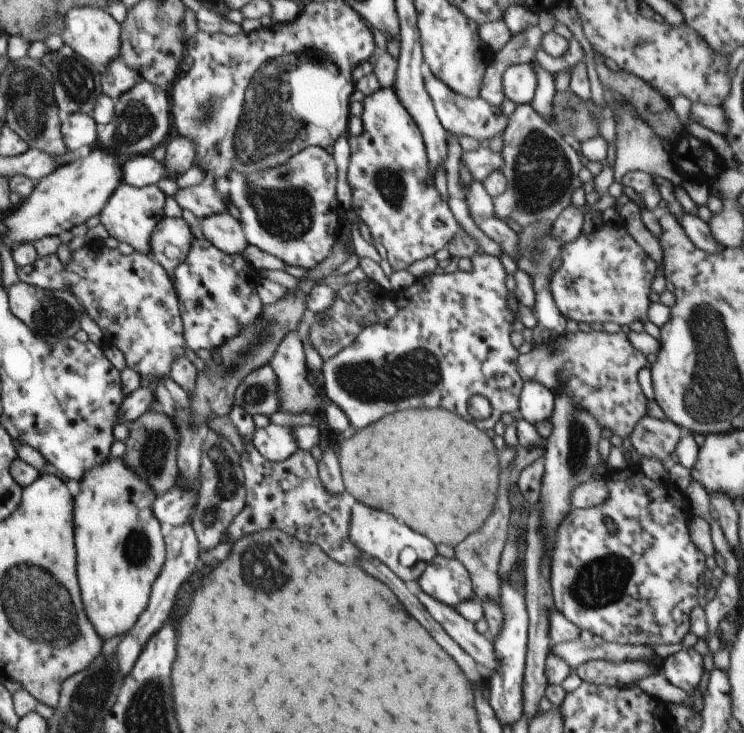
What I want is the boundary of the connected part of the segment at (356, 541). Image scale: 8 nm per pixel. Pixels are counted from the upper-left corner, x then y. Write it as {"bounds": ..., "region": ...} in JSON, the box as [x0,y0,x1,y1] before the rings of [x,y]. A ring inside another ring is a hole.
{"bounds":[349,501,437,591],"region":[[[355,501],[351,508],[349,537],[352,544],[361,553],[384,563],[395,575],[398,575],[409,585],[410,590],[413,591],[420,589],[419,578],[424,572],[424,569],[431,563],[431,560],[437,555],[437,545],[432,539],[429,539],[427,536],[422,536],[422,534],[418,534],[414,530],[410,530],[404,524],[400,524],[392,514],[382,512],[382,510],[374,510],[370,506],[364,506],[364,503],[360,501]],[[406,548],[412,548],[416,552],[416,556],[418,556],[418,560],[412,566],[404,566],[400,562],[400,554]]]}

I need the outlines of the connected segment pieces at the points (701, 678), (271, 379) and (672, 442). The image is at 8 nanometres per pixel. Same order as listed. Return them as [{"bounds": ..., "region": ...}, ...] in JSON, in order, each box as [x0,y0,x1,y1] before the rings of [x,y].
[{"bounds":[661,648,707,695],"region":[[[683,648],[665,658],[661,670],[670,684],[682,688],[689,695],[705,684],[707,673],[702,663],[702,655],[693,648]]]},{"bounds":[235,363,281,416],"region":[[[270,363],[253,370],[235,390],[235,404],[249,415],[269,416],[281,408],[278,377]]]},{"bounds":[630,414,684,464],"region":[[[646,414],[634,427],[630,440],[642,457],[655,458],[667,464],[673,460],[677,444],[684,433],[670,419],[659,420]]]}]

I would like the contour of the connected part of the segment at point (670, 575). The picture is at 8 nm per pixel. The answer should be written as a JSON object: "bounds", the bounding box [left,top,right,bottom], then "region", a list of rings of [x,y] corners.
{"bounds":[551,466,708,645],"region":[[[628,466],[622,471],[609,471],[603,478],[608,485],[609,495],[599,505],[587,509],[571,509],[564,520],[559,524],[551,552],[551,587],[555,607],[570,622],[581,630],[590,630],[592,634],[601,636],[606,642],[619,642],[620,644],[654,645],[678,644],[691,629],[691,612],[698,606],[698,586],[700,581],[707,578],[708,569],[705,563],[705,554],[700,552],[692,542],[687,527],[692,513],[689,499],[685,493],[674,483],[666,482],[657,484],[646,477],[638,466]]]}

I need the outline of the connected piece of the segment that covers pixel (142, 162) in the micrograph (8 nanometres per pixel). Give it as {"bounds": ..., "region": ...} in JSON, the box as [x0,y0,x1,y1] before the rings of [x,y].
{"bounds":[121,156,166,188],"region":[[[140,156],[130,159],[121,166],[122,182],[136,188],[156,185],[162,178],[166,178],[163,162],[156,162],[151,156]]]}

